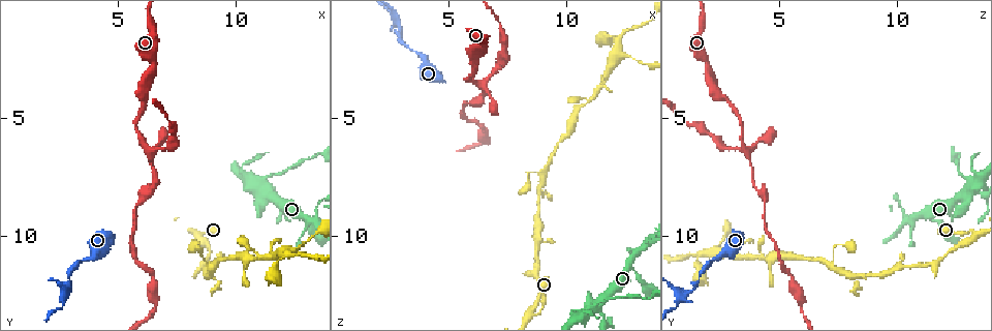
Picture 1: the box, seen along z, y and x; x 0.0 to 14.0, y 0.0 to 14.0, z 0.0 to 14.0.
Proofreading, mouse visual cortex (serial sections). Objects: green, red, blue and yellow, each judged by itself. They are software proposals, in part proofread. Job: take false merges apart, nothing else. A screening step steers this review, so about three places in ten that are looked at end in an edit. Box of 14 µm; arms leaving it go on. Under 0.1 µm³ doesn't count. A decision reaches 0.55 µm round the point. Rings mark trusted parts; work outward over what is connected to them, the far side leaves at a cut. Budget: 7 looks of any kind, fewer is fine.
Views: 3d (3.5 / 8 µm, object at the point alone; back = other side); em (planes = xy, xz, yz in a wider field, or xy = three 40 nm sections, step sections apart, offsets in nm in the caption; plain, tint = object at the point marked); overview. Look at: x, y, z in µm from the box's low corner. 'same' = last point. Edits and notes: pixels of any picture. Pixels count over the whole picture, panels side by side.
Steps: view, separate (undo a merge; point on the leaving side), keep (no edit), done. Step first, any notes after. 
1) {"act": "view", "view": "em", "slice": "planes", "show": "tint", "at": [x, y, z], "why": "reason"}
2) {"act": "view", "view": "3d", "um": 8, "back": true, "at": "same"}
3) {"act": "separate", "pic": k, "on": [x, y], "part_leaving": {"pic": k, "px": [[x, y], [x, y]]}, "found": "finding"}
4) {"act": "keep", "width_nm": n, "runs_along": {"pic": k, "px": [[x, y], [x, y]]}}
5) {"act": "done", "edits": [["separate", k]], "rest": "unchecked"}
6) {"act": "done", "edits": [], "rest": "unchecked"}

{"act": "view", "view": "3d", "um": 3.5, "back": true, "at": [11.5, 7.4, 12.8], "why": "calibre changes"}

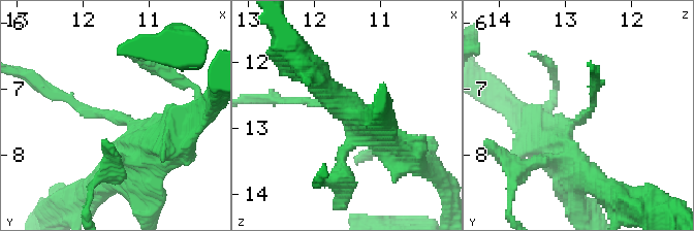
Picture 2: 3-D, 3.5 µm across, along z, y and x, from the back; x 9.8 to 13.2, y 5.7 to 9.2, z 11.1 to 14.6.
{"act": "view", "view": "em", "slice": "xy", "step": 5, "show": "tint", "at": [11.50, 7.40, 12.75], "arm_widths_nm": [150, 450]}

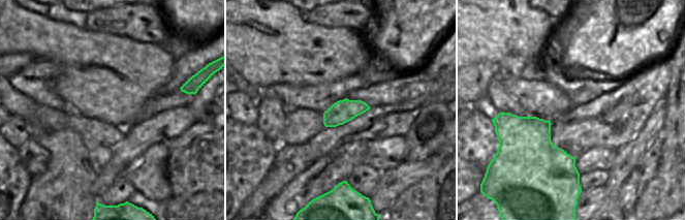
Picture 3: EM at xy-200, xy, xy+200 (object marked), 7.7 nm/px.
{"act": "keep", "found": "one cell here"}

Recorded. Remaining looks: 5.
{"act": "view", "view": "3d", "um": 3.5, "at": [8.6, 9.9, 13.3]}

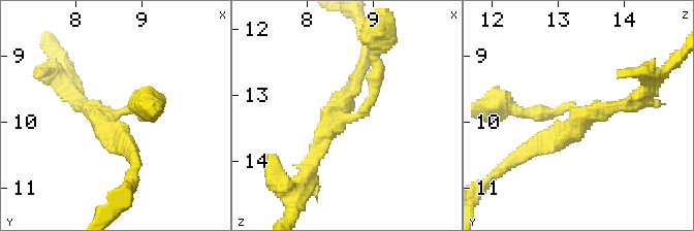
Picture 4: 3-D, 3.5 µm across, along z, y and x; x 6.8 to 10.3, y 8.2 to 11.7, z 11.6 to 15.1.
{"act": "view", "view": "em", "slice": "xy", "step": 3, "show": "tint", "at": [8.60, 9.90, 13.35], "arms": 3, "arm_widths_nm": [200, 200, 200]}

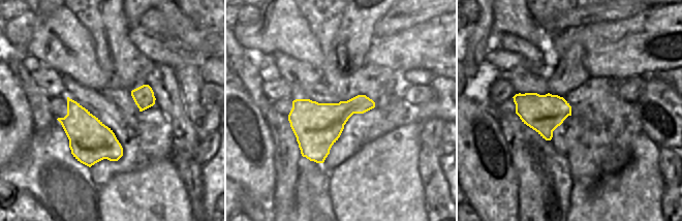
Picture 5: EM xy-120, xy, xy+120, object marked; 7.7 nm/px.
{"act": "keep", "found": "continuous, no second cell"}

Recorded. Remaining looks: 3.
{"act": "view", "view": "3d", "um": 3.5, "at": [12.0, 10.7, 2.4]}

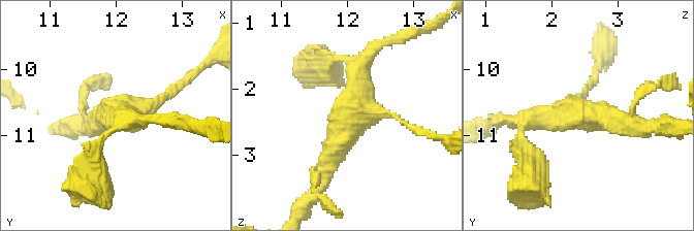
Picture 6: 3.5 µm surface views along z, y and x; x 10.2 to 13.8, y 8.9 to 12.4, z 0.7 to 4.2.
{"act": "view", "view": "em", "slice": "xy", "step": 1, "show": "tint", "at": [12.05, 10.70, 2.35], "arms": 3, "arm_widths_nm": [100, 300, 300]}

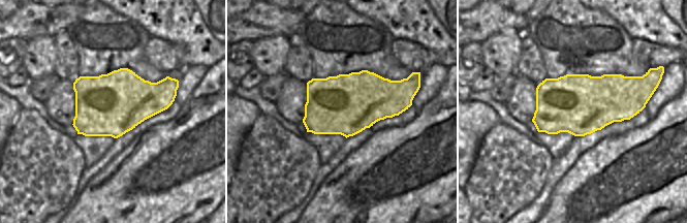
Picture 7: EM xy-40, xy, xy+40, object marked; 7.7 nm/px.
{"act": "keep", "runs_along": {"pic": 6, "px": [[322, 172], [357, 88], [342, 58]]}, "found": "continuous, no second cell"}

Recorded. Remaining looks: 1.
{"act": "done", "edits": [], "rest": "unchecked"}

